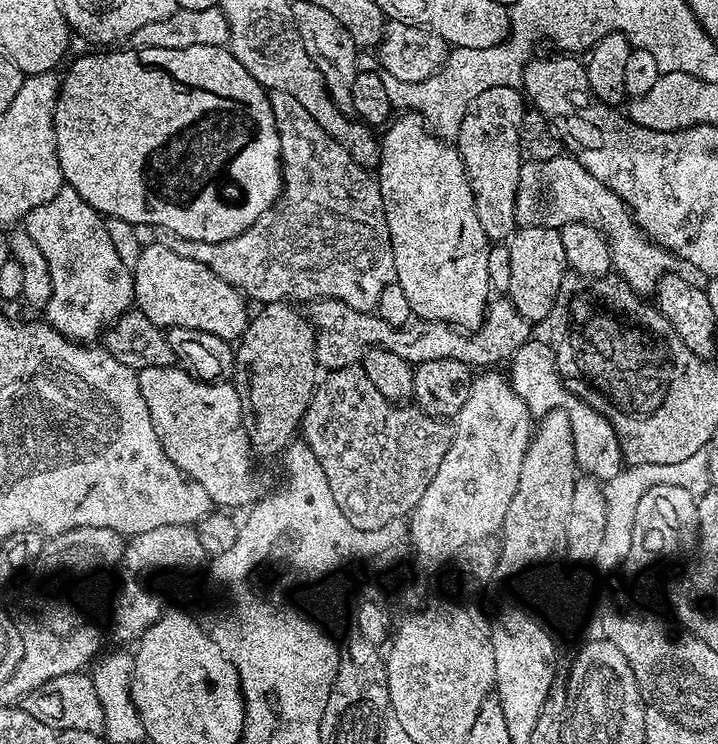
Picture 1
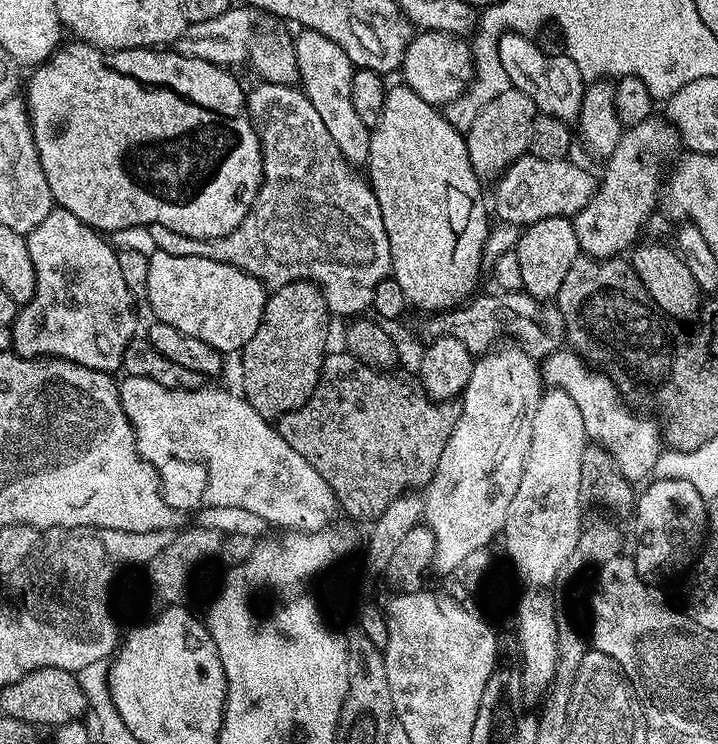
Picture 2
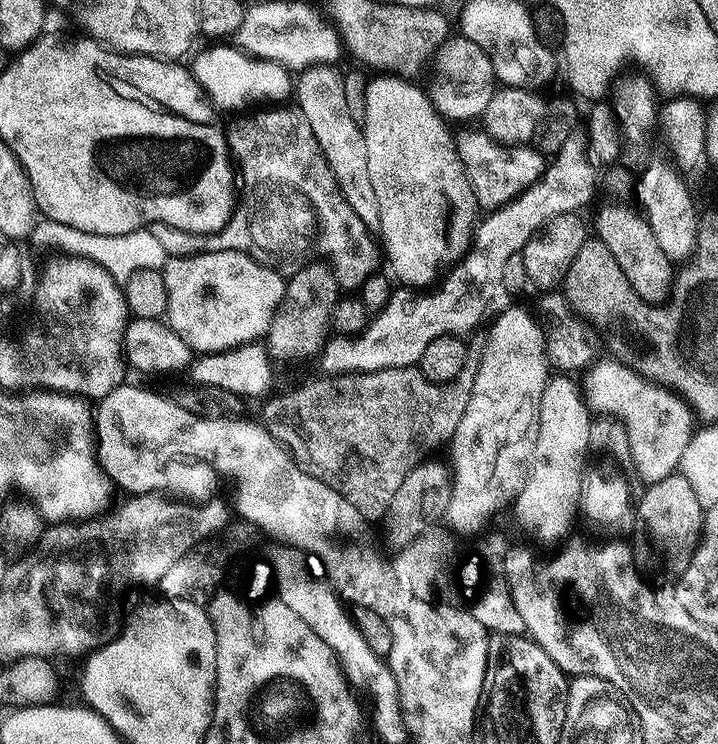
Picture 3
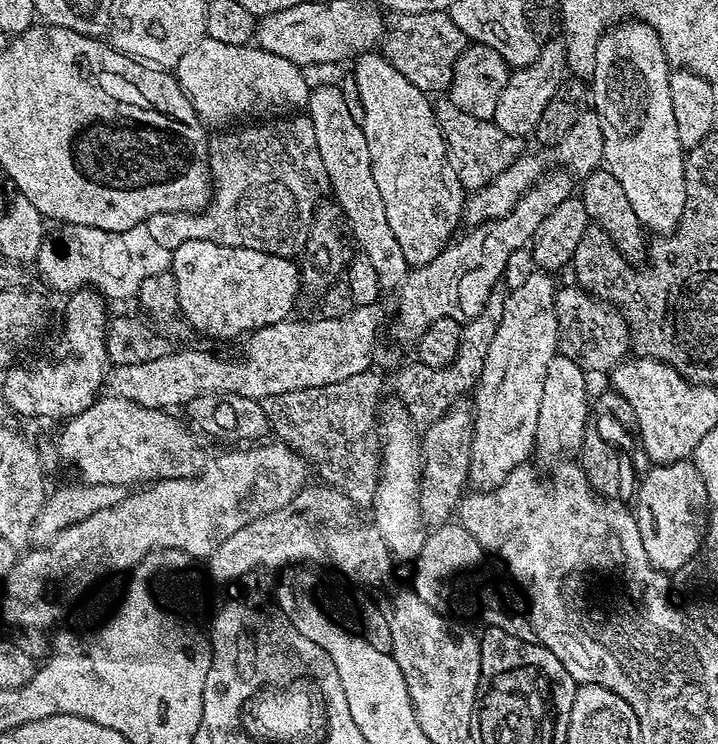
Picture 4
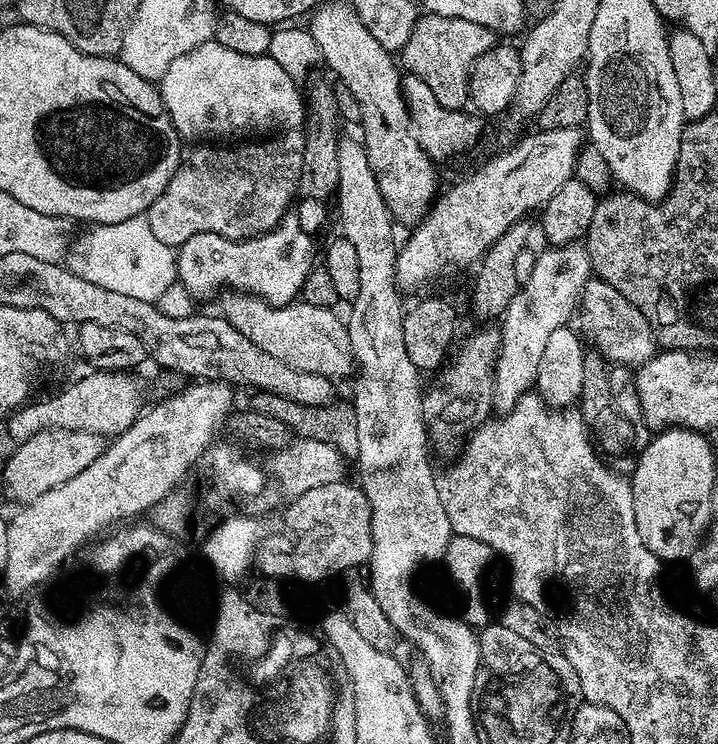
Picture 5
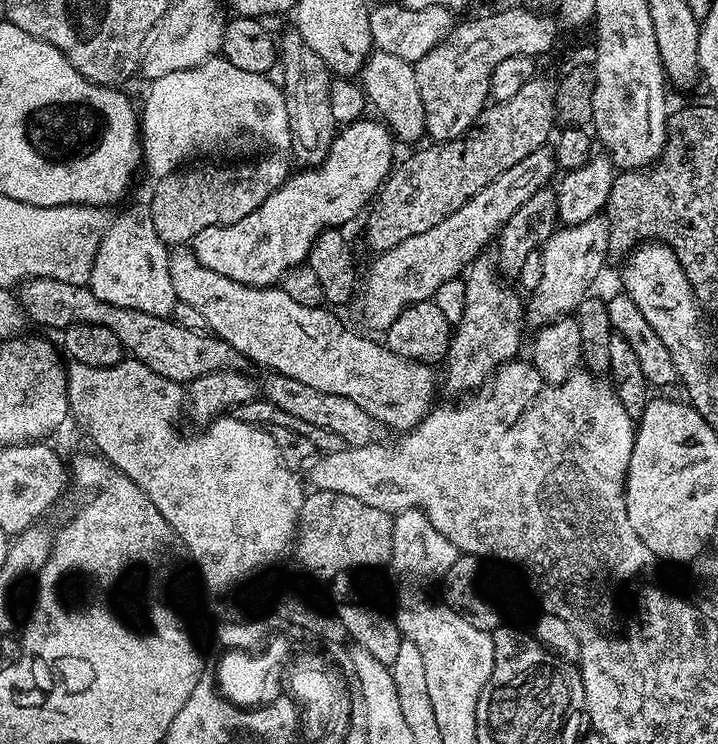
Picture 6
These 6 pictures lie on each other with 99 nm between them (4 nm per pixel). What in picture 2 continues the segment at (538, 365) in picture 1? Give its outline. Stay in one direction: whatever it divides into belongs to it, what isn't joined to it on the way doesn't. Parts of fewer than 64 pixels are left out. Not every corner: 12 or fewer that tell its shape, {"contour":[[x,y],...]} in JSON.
{"contour":[[562,347],[545,385],[570,394],[589,441],[627,480],[647,481],[662,451],[655,419],[608,376]]}

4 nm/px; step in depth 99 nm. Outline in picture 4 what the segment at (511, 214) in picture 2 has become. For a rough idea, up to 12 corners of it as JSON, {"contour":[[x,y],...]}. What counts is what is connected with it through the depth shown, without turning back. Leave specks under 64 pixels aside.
{"contour":[[451,98],[434,109],[448,160],[466,190],[483,187],[525,151],[492,119]]}

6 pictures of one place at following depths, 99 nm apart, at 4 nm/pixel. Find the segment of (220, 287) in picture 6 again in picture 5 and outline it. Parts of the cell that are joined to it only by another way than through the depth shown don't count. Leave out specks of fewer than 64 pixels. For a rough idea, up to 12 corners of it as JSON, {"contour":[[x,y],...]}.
{"contour":[[219,297],[219,315],[278,362],[333,382],[353,375],[333,309]]}

